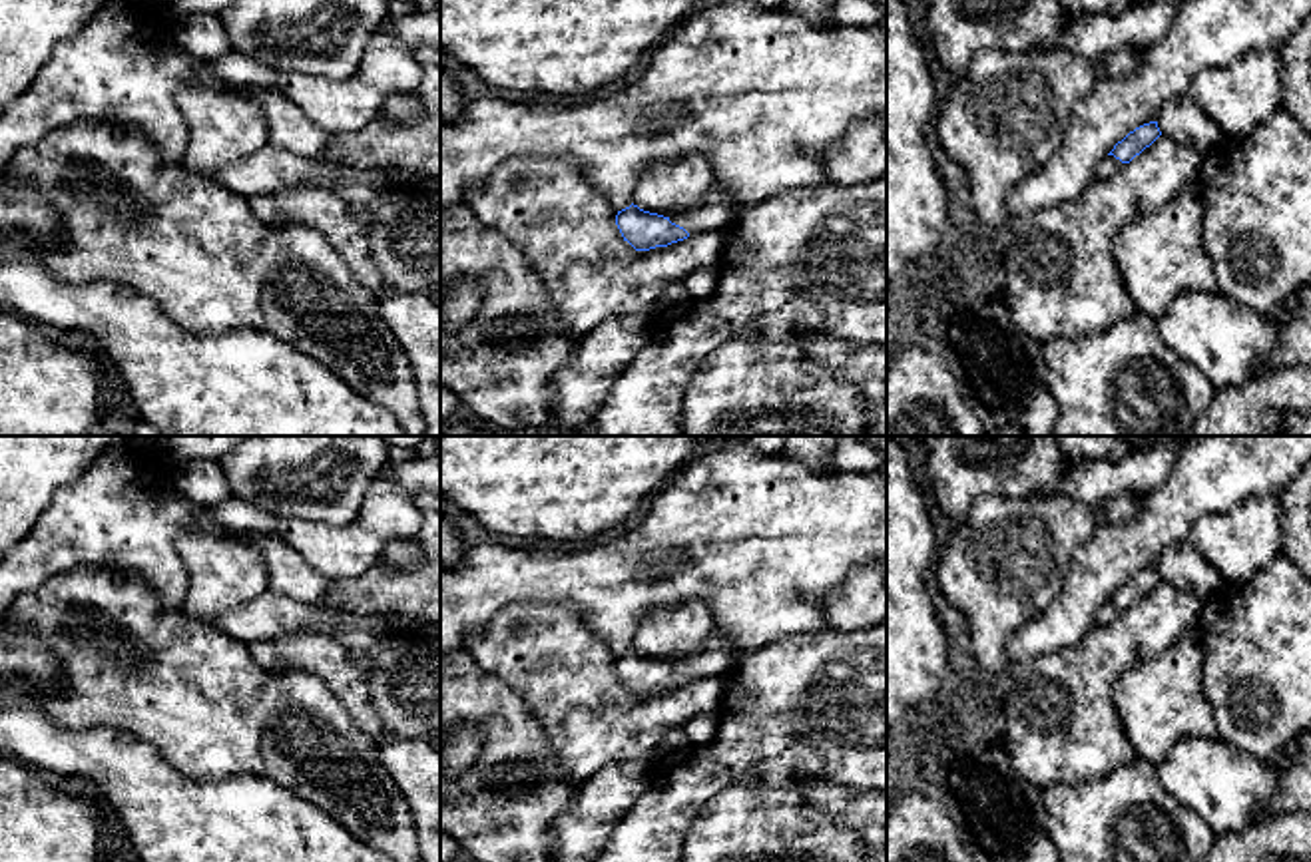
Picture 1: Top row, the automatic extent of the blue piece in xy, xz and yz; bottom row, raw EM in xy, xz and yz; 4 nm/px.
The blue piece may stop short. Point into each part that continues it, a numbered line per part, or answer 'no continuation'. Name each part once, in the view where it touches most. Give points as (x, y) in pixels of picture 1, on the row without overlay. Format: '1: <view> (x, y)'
1: xz (714, 659)

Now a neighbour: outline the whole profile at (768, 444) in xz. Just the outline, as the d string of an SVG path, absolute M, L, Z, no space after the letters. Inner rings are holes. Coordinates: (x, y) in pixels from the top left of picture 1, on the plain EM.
M739 436L741 442L763 454L781 454L785 436Z

